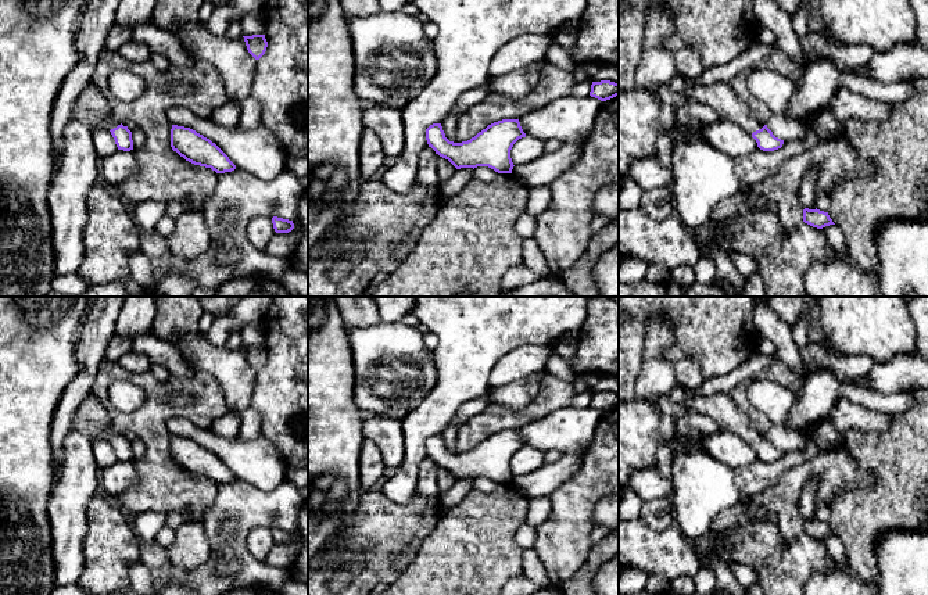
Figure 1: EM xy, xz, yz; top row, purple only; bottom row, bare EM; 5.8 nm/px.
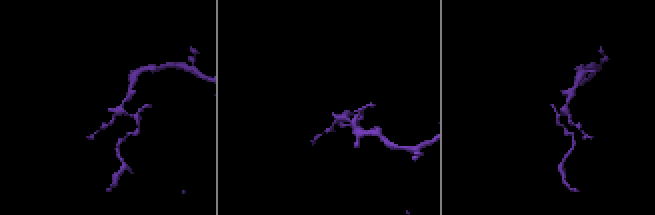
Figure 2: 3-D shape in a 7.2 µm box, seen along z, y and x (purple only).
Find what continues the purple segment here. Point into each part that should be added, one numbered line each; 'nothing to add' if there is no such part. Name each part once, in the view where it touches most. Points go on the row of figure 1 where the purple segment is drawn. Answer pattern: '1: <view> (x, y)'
1: yz (720, 95)

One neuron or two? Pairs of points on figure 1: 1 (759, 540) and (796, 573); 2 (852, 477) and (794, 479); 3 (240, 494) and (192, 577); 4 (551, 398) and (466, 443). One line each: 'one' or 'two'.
1: one
2: one
3: one
4: one

